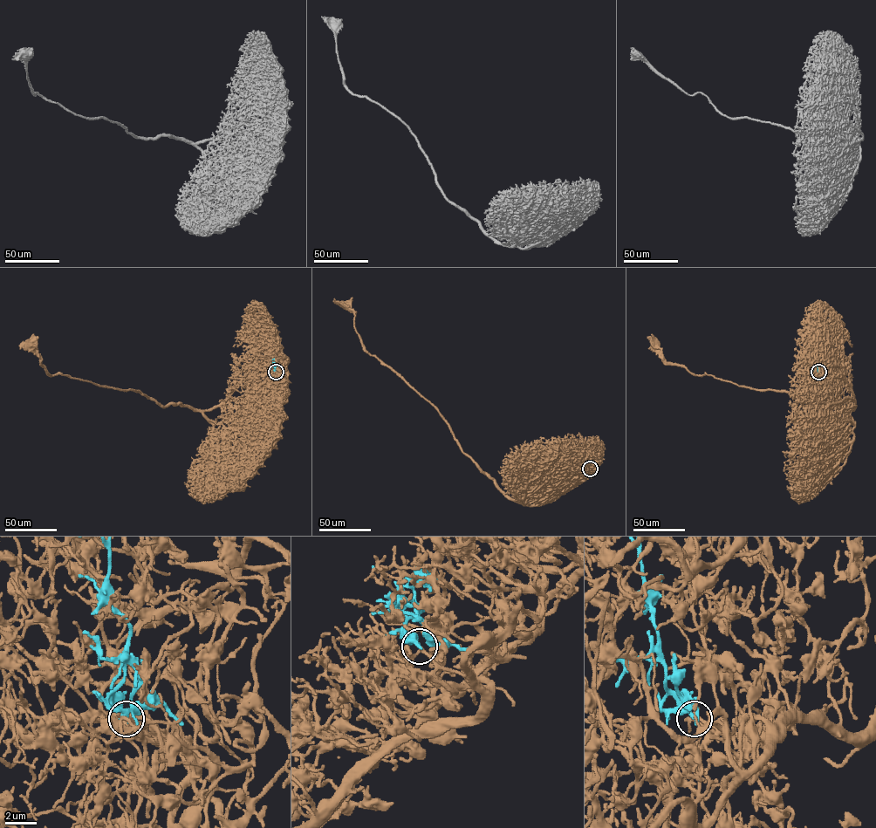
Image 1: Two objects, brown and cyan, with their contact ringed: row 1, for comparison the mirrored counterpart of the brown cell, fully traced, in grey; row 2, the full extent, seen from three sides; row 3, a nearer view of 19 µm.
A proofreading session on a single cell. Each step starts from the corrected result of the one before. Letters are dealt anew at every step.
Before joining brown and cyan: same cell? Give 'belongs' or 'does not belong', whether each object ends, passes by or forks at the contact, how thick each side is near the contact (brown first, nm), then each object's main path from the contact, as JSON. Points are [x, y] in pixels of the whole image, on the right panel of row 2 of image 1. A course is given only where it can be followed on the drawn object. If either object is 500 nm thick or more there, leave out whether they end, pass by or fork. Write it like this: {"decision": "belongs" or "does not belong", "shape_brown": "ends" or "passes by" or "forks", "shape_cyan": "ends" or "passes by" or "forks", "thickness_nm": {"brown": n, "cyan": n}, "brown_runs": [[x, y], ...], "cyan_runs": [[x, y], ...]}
{"decision": "belongs", "shape_brown": "ends", "shape_cyan": "ends", "thickness_nm": {"brown": 190, "cyan": 240}, "brown_runs": [[818, 372], [838, 368], [852, 392], [852, 410], [812, 406], [787, 392], [696, 375], [669, 364], [654, 344]], "cyan_runs": [[818, 372], [812, 359]]}

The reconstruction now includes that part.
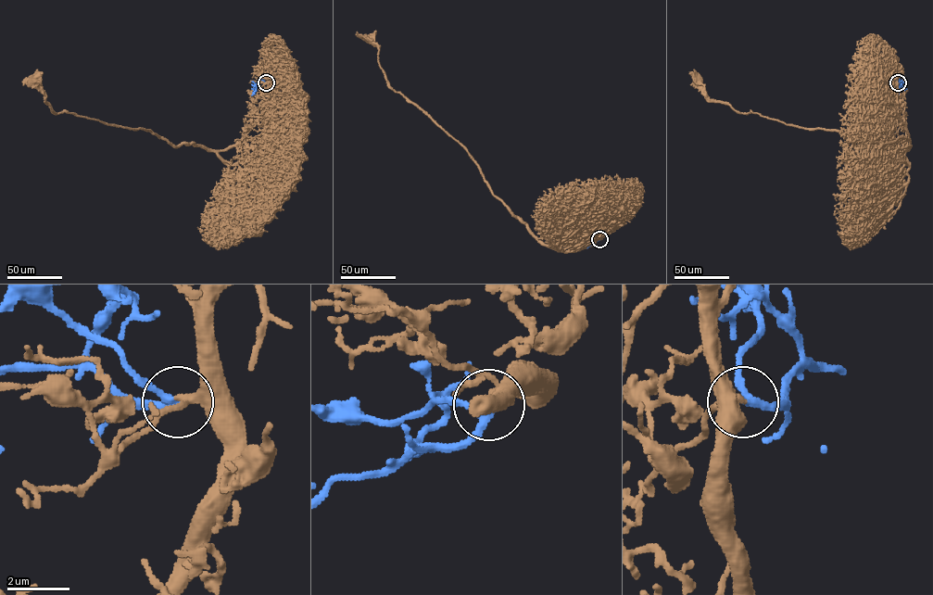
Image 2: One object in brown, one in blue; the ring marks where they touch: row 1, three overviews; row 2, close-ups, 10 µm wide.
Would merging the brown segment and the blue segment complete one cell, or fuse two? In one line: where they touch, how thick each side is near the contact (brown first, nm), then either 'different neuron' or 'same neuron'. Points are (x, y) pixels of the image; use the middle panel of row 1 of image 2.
at (599, 239); 220 nm thick on the brown side, 240 nm on the other; same neuron

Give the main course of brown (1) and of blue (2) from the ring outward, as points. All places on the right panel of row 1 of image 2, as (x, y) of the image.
1: (898, 83), (907, 150), (864, 145), (838, 131), (741, 113), (712, 101), (697, 80)
2: (898, 82), (901, 83), (898, 94)

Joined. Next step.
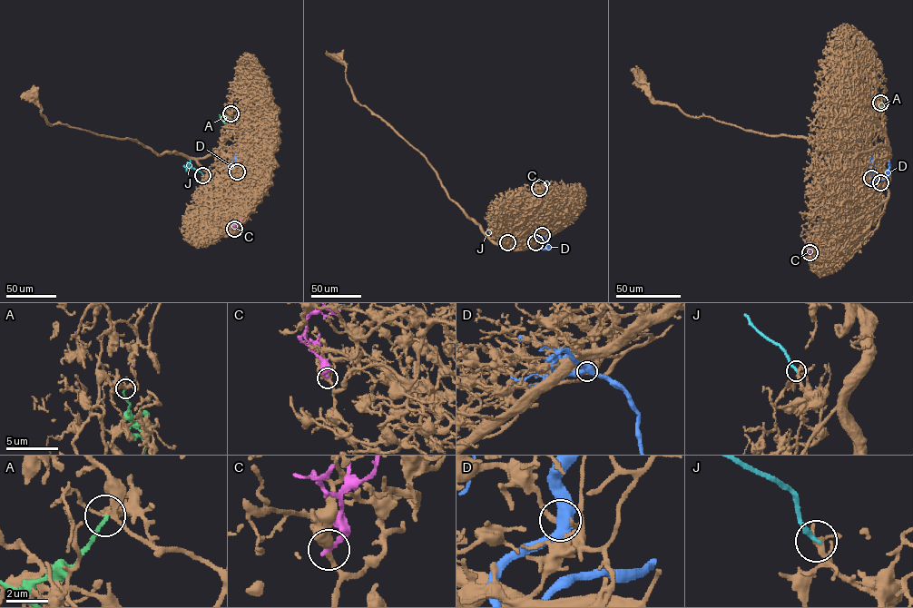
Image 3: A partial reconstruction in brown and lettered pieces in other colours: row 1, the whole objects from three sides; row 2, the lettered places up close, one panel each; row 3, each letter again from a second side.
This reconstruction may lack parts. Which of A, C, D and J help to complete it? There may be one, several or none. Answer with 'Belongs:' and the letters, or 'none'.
Belongs: none

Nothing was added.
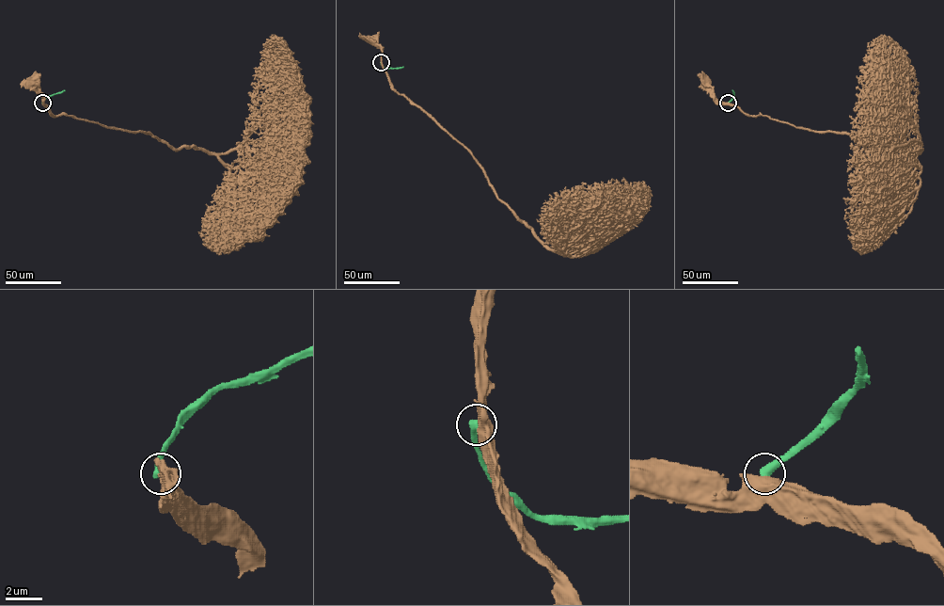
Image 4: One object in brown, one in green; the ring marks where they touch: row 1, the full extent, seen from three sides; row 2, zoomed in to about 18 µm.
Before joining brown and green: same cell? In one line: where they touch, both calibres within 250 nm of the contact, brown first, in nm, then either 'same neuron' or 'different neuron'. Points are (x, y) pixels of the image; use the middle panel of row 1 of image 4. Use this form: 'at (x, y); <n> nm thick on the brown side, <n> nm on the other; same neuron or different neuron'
at (381, 62); 700 nm thick on the brown side, 480 nm on the other; different neuron

